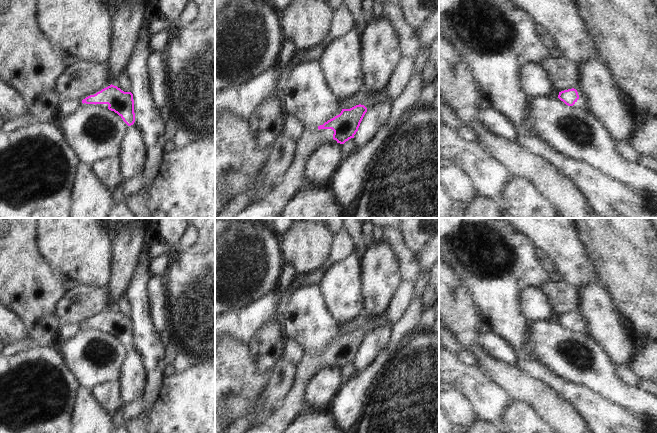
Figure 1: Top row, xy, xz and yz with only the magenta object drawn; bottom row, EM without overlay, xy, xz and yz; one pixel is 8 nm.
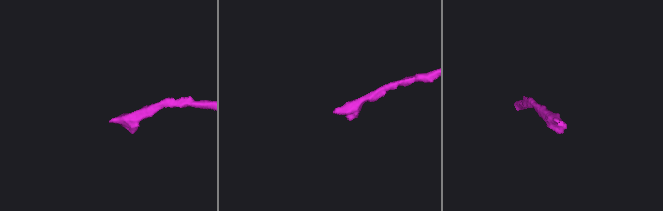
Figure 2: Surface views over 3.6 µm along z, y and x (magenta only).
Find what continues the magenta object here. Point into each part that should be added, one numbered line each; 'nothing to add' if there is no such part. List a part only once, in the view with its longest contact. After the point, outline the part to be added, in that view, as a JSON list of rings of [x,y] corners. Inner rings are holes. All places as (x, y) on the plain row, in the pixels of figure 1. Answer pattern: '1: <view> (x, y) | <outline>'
1: xz (279, 420) | [[[332,353],[306,354],[289,395],[276,409],[266,412],[261,422],[248,433],[286,433],[302,414],[312,410],[306,399],[308,386],[322,368],[337,367],[333,358]]]

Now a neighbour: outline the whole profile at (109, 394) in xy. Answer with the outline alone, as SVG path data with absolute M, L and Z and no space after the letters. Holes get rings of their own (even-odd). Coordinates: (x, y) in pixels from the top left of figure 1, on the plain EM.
M120 380L97 386L94 389L94 395L112 415L119 410L124 410L122 383Z

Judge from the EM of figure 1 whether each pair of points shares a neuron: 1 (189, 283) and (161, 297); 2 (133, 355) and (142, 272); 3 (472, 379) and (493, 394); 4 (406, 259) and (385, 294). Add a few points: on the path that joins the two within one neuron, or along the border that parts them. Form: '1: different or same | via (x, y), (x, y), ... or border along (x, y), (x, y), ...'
1: different | border along (164, 275), (167, 281), (169, 312), (171, 316)
2: different | border along (134, 347), (142, 354), (147, 368)
3: same | via (477, 384), (488, 394)
4: different | border along (390, 246), (399, 261), (402, 275), (405, 279)

